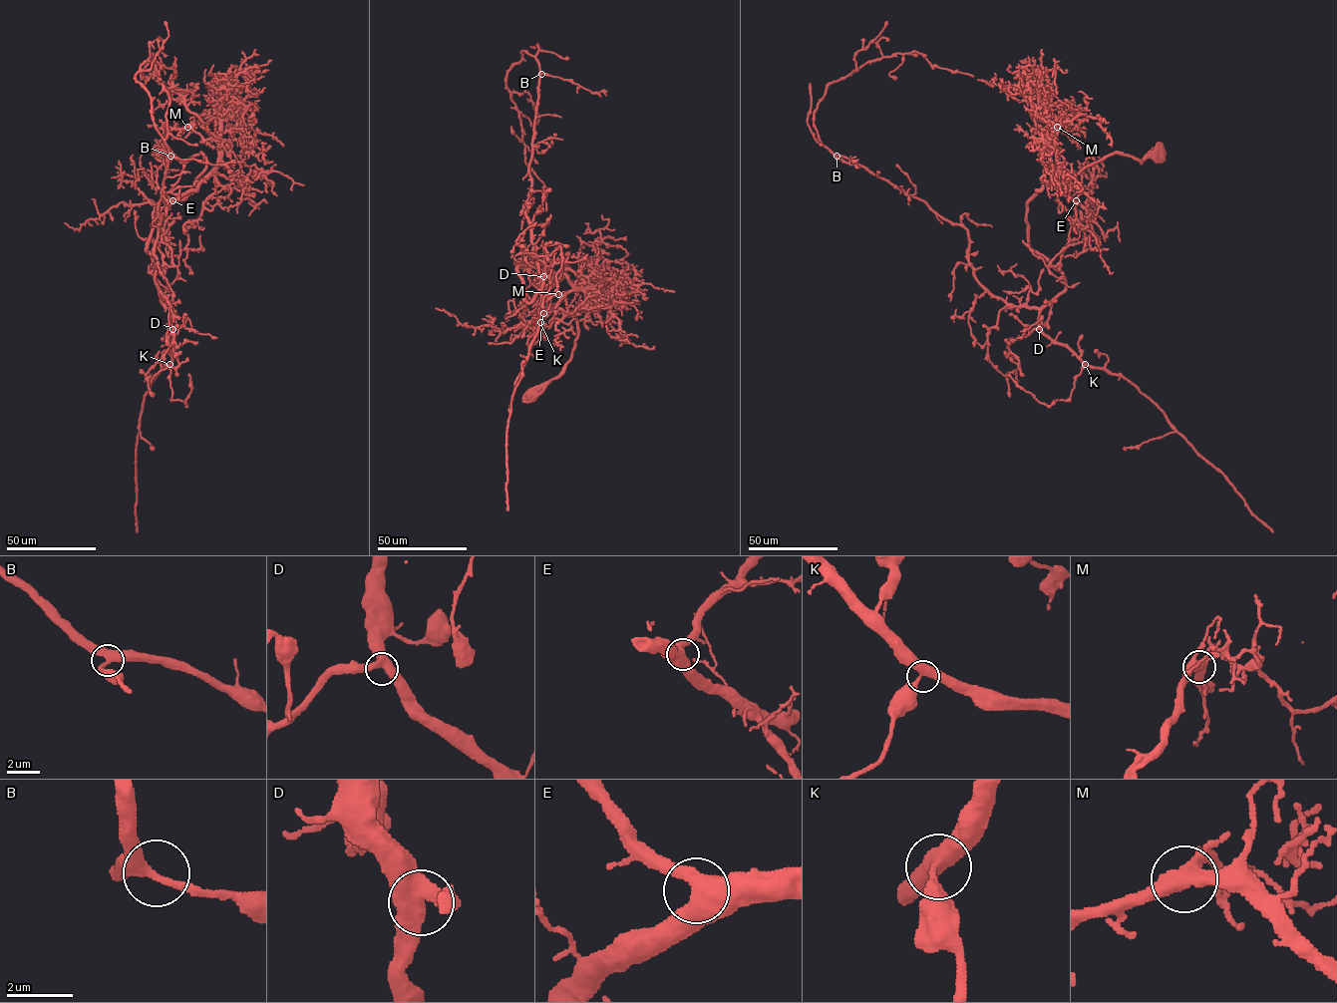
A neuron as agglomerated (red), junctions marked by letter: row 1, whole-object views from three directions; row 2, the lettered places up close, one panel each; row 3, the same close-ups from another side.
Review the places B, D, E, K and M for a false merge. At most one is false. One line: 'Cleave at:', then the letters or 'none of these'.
Cleave at: none of these

